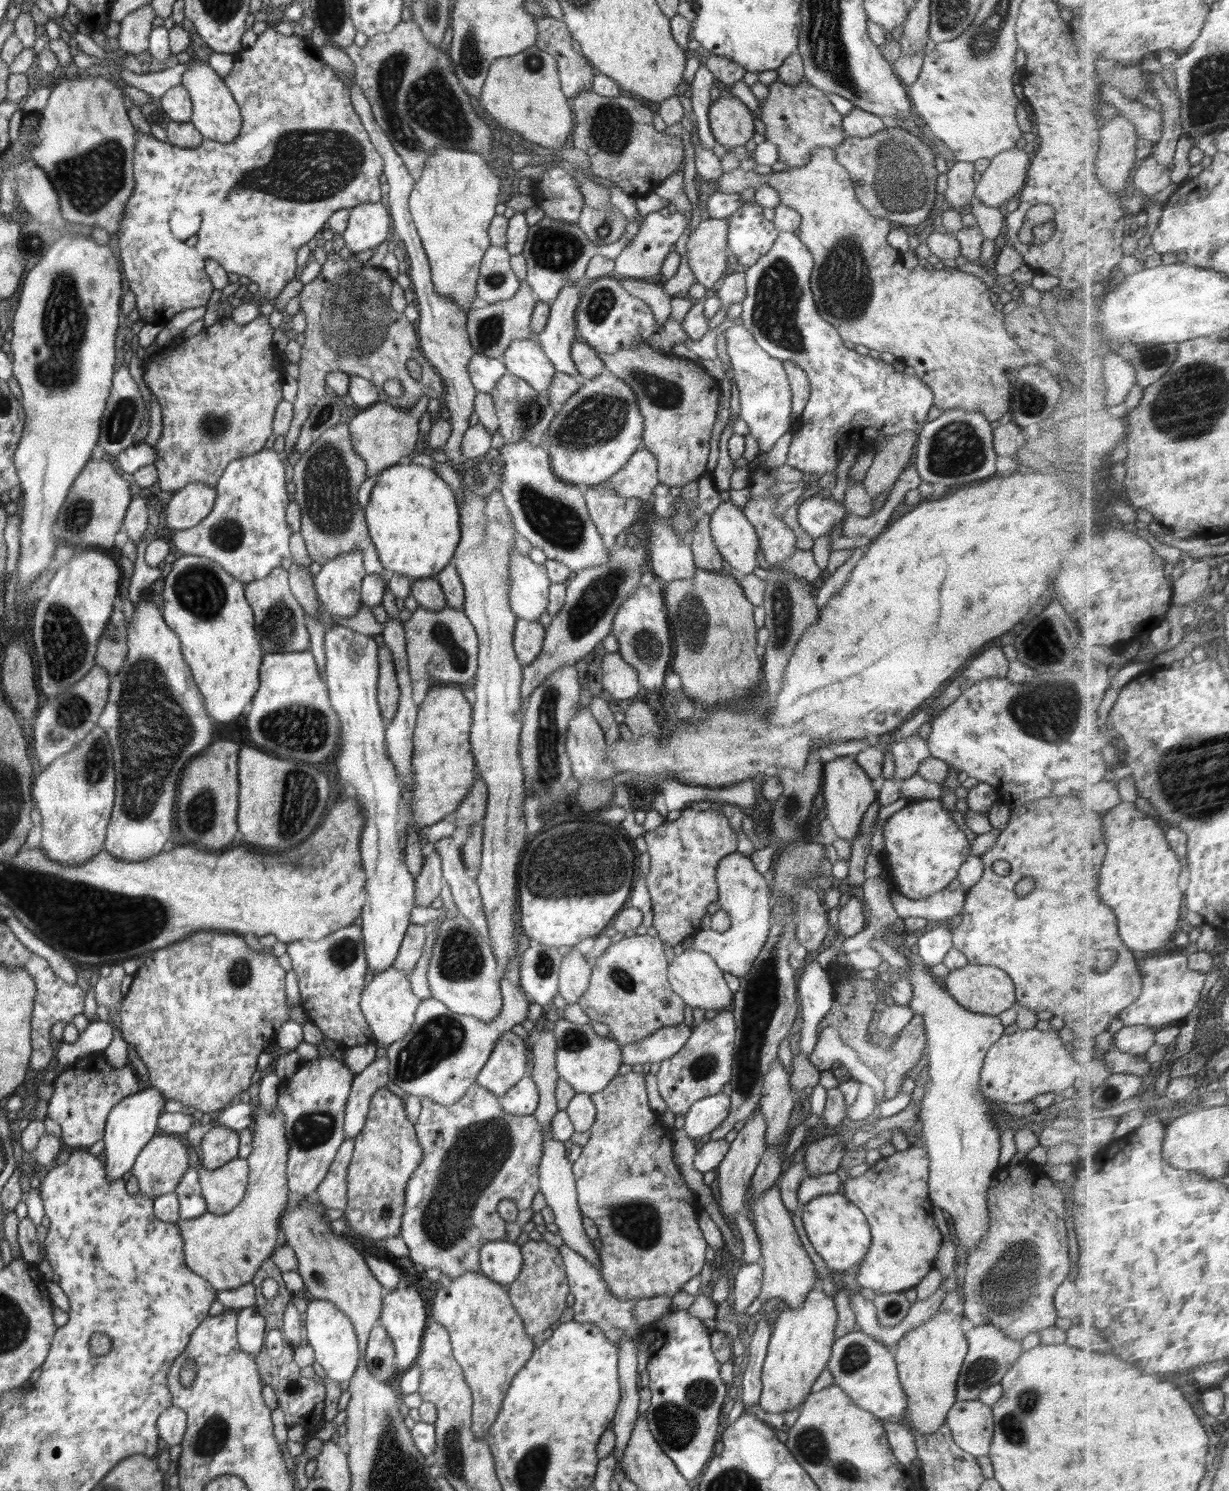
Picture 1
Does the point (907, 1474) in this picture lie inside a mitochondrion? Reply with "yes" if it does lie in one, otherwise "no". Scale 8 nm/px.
no

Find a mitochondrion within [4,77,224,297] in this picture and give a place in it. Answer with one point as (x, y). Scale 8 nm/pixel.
(104, 165)

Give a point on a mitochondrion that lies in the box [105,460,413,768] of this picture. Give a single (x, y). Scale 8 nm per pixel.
(300, 731)

